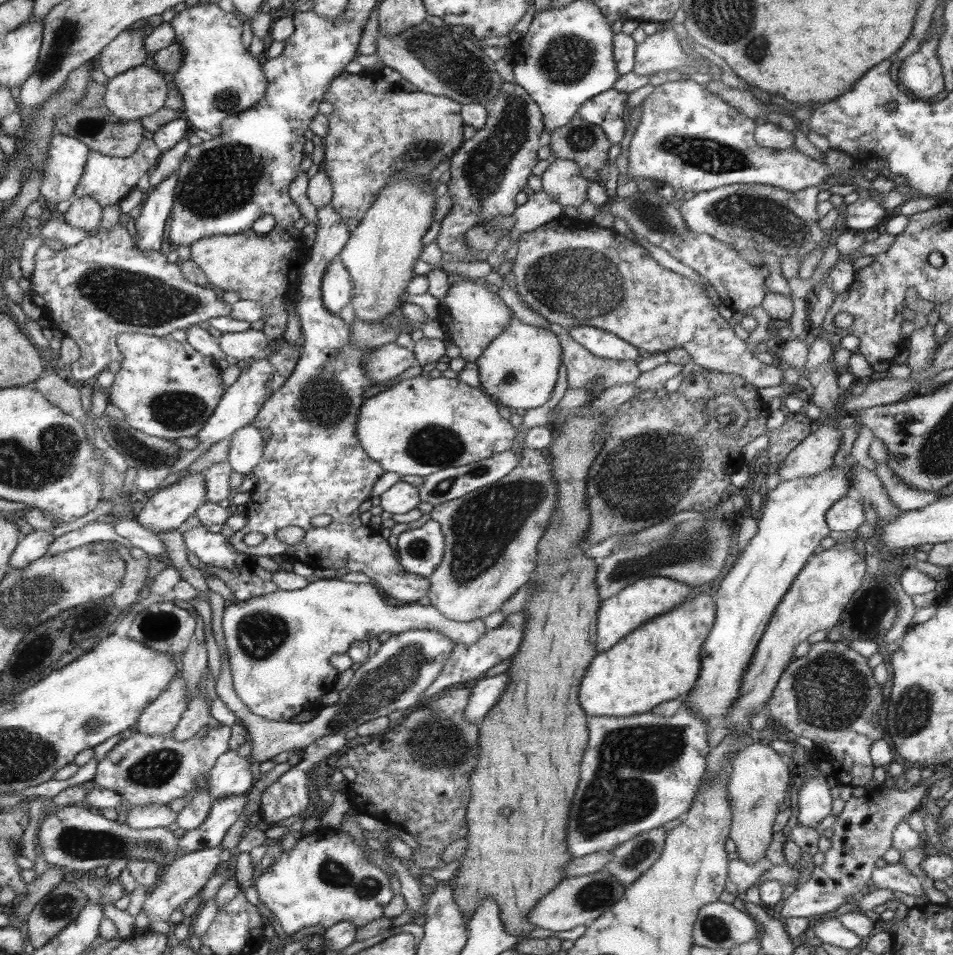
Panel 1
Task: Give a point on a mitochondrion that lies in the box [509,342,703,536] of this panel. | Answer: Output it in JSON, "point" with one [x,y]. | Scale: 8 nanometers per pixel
{"point":[625,474]}

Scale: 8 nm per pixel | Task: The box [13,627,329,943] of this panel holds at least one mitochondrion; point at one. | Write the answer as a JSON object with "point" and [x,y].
{"point":[76,843]}

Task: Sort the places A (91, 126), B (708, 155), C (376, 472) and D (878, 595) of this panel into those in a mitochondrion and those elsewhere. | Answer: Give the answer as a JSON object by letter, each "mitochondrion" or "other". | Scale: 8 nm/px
{"A":"mitochondrion","B":"mitochondrion","C":"other","D":"other"}

